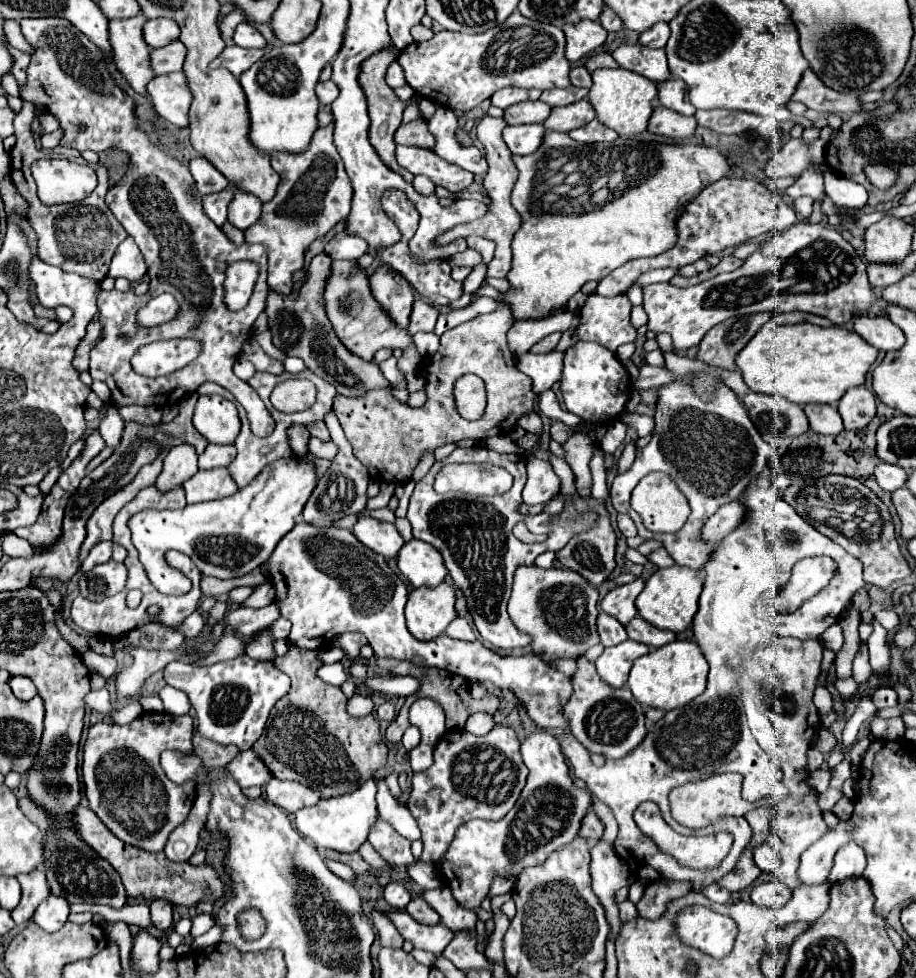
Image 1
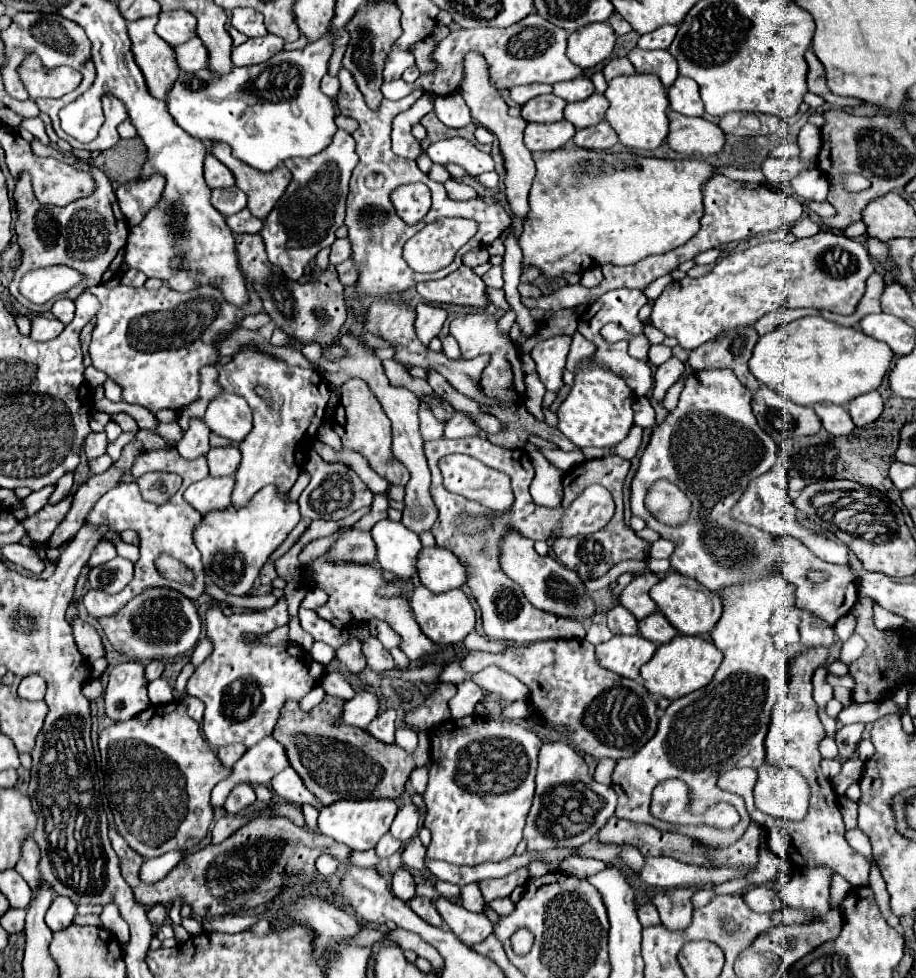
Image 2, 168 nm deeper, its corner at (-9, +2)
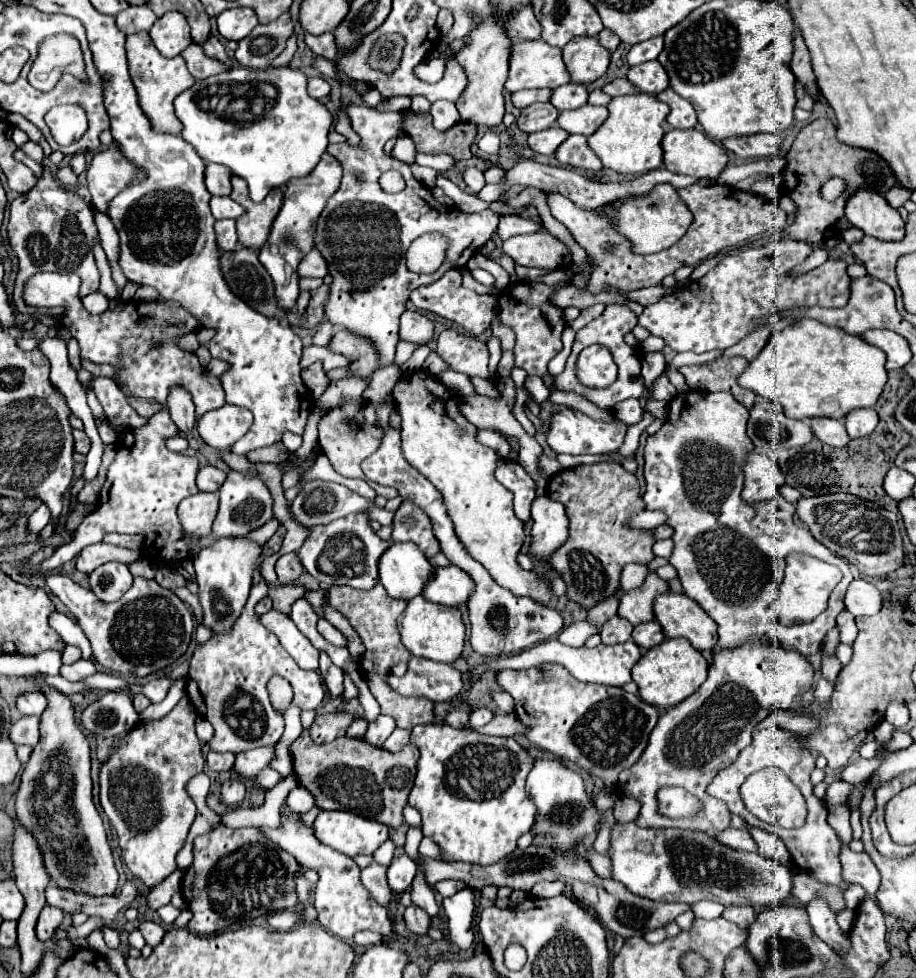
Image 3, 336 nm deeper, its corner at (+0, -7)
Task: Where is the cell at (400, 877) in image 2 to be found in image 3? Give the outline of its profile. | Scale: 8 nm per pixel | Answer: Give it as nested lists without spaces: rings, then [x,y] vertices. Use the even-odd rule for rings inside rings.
[[[396,856],[392,860],[392,864],[388,866],[386,878],[388,878],[388,886],[394,894],[402,894],[412,886],[412,880],[416,876],[416,864],[414,860],[410,860],[408,856]]]

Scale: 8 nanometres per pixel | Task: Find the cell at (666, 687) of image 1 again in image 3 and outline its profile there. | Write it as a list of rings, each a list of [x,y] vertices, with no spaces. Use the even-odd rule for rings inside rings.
[[[666,638],[662,644],[644,652],[638,664],[632,668],[632,680],[636,682],[640,696],[644,702],[652,706],[676,706],[688,696],[692,696],[708,676],[708,662],[706,658],[692,648],[686,638]]]

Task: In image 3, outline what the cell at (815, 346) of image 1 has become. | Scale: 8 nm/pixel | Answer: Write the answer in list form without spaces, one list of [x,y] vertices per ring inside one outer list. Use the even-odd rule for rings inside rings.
[[[802,318],[772,334],[768,344],[742,372],[740,386],[780,404],[788,418],[806,420],[826,416],[840,420],[854,408],[870,408],[876,404],[886,384],[884,362],[884,352],[866,344],[860,336]]]

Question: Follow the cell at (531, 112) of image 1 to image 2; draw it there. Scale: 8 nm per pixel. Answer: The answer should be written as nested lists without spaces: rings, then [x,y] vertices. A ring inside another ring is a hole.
[[[539,95],[531,101],[527,101],[521,109],[521,117],[525,121],[537,121],[537,123],[555,123],[563,119],[563,109],[567,101],[551,95]]]

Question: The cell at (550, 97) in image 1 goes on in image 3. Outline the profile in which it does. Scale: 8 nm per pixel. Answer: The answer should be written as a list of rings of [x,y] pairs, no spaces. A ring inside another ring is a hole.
[[[568,82],[556,90],[552,90],[552,98],[550,98],[550,104],[556,108],[556,110],[574,110],[574,108],[580,108],[588,102],[588,90],[584,84],[574,84],[574,82]]]

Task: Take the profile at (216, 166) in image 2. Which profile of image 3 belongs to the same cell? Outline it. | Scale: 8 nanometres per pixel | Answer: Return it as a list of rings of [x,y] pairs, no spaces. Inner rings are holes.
[[[206,164],[206,188],[210,194],[214,196],[228,196],[232,186],[230,186],[230,176],[232,172],[226,166],[214,166],[214,164]]]

